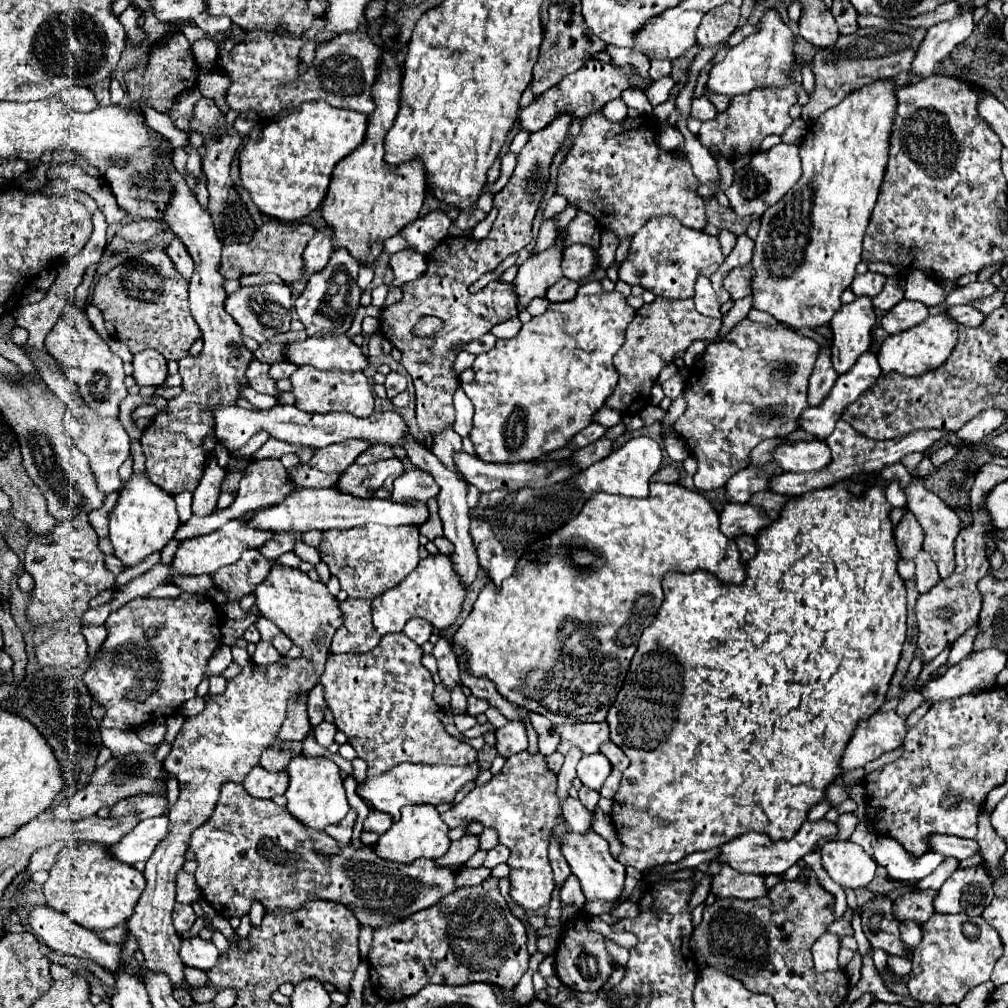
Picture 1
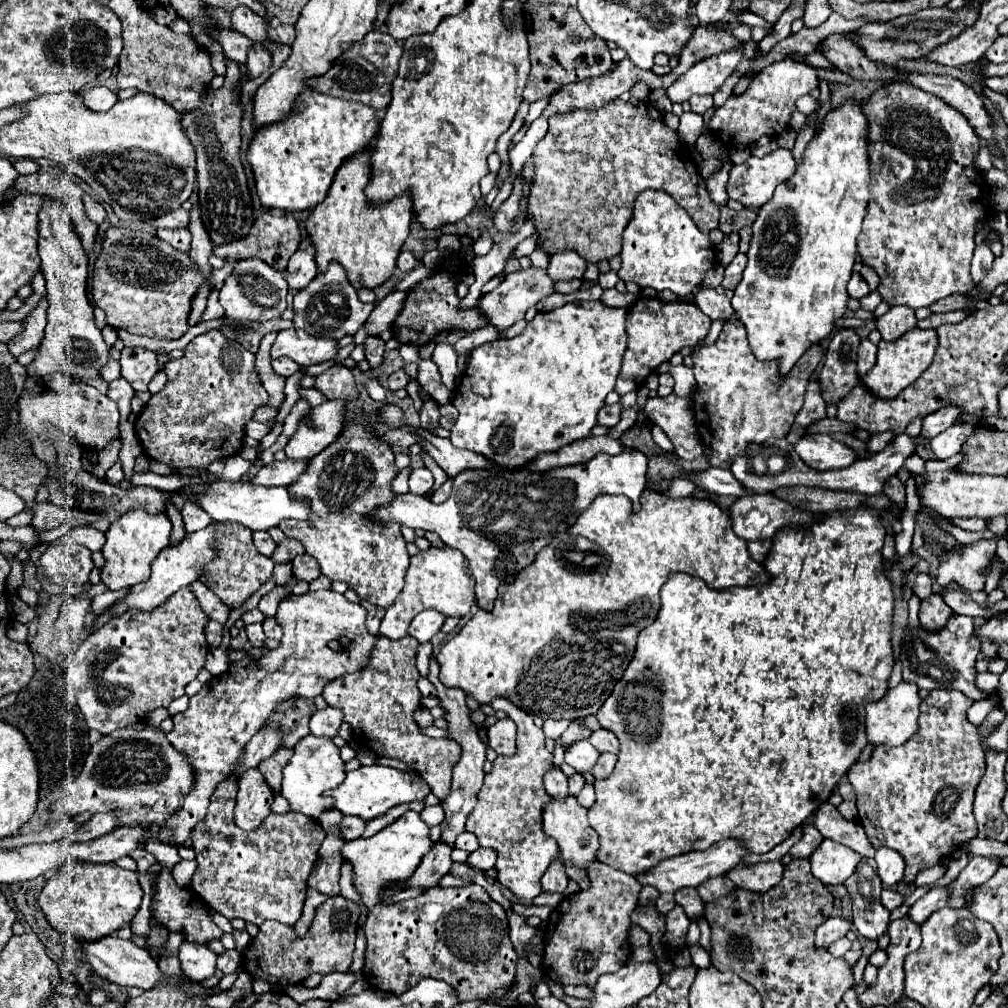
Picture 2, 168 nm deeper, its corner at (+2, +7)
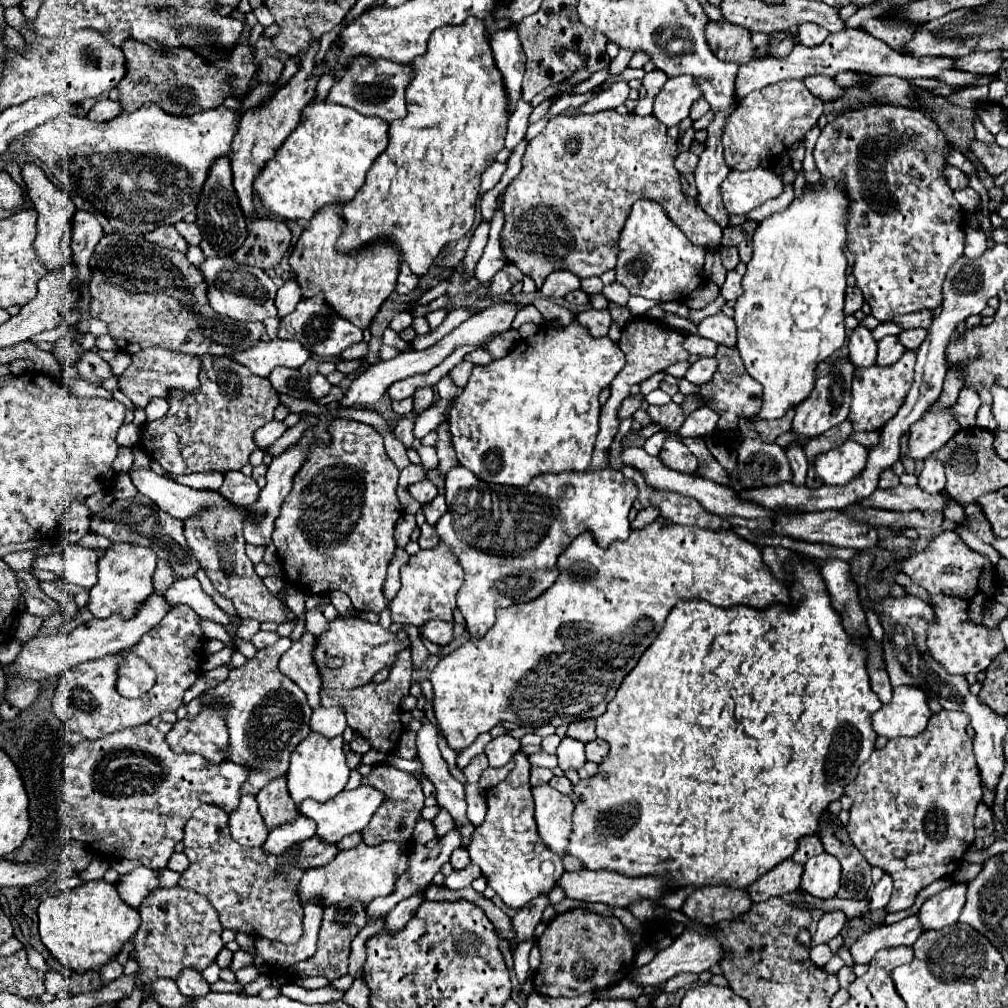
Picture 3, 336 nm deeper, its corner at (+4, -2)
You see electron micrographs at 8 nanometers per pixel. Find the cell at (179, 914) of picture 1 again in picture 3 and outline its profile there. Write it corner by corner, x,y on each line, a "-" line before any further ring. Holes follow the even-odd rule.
183,887
157,889
141,903
141,907
137,907
137,911
141,915
141,925
133,937
131,957
139,965
141,983
151,983
161,977
177,979
187,967
203,971
223,949
219,915
213,905
195,891

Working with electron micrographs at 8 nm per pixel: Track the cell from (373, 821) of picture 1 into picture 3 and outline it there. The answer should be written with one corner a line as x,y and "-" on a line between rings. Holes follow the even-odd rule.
311,837
299,843
299,855
295,857
295,867
313,869
313,867
325,865
335,857
335,853
337,853
335,845
325,845
317,837

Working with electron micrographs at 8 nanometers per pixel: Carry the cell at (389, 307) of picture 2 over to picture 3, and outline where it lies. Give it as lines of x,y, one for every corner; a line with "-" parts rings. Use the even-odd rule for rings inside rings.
359,341
359,343
351,345
351,347
347,347
347,349
339,355
339,359
341,359
341,361
361,359
361,357
365,357
365,353
367,353
367,343
365,343
365,341

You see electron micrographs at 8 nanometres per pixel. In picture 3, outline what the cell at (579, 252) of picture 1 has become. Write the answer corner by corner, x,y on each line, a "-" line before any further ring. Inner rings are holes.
557,271
545,279
541,293
543,293
543,297
549,297
549,299
561,299
567,293
579,289
579,285
581,285
581,281
571,271

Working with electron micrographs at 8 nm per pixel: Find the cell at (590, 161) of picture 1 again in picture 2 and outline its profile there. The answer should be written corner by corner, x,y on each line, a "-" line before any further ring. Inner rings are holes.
615,98
615,102
609,102
599,110
575,110
569,114
551,116
549,132
533,152
533,164
535,176
529,196
529,214
535,218
535,226
541,236
539,244
543,244
549,254
575,248
581,258
589,262
617,256
621,252
623,230
633,214
635,196
649,188
671,194
675,202
687,210
703,234
709,234
709,230
719,224
719,208
709,198
689,148
679,142
675,132
667,130
661,112
651,102
639,102
639,106
633,106

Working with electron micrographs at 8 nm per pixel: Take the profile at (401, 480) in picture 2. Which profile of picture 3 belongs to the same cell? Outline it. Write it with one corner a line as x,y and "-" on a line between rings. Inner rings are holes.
409,465
409,467
405,467
405,469
401,471
399,485
409,487
409,485
425,479
425,475
427,475
427,469
425,469
425,467
421,467
421,465

